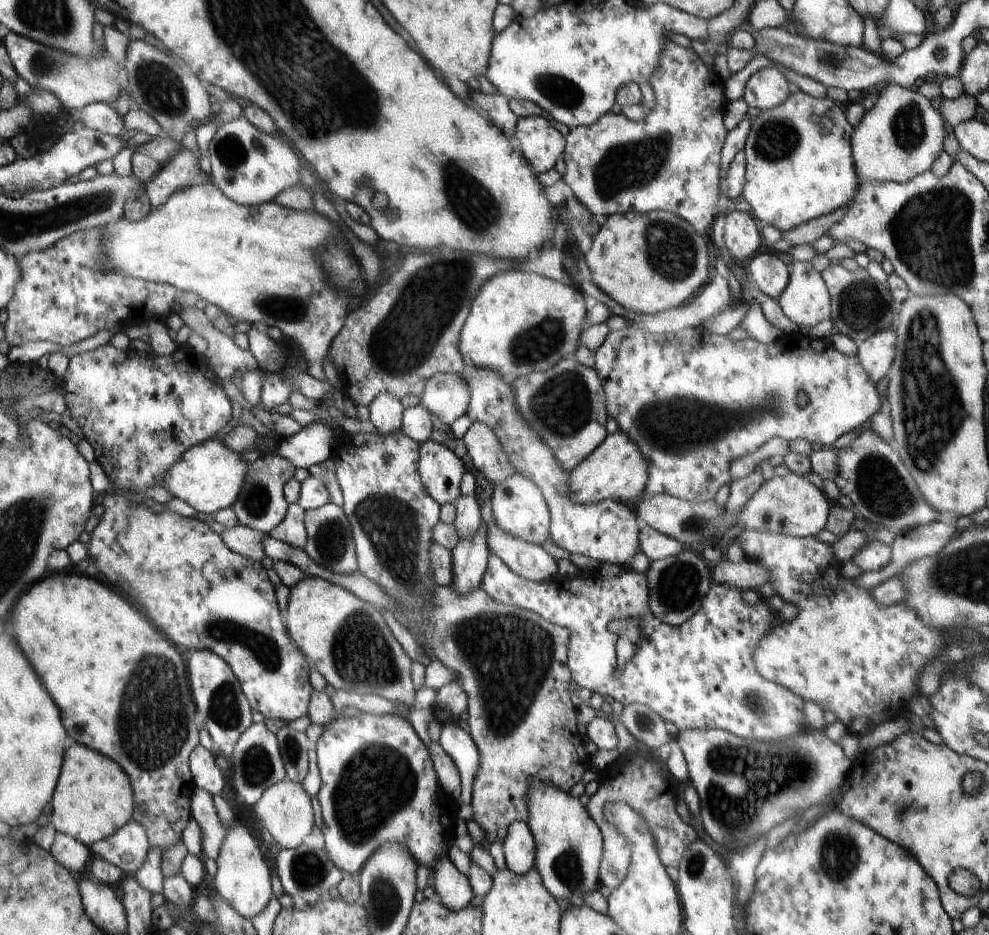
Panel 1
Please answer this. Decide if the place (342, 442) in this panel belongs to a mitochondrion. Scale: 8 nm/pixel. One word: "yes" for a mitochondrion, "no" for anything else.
no

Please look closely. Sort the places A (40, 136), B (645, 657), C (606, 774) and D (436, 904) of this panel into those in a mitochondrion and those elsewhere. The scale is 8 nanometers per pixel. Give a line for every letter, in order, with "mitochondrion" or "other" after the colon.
A: other
B: other
C: other
D: other

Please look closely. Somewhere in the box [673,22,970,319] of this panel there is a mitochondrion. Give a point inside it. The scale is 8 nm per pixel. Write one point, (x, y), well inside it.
(775, 139)

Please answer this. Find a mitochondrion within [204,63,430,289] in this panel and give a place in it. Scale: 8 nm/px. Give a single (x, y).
(232, 149)

